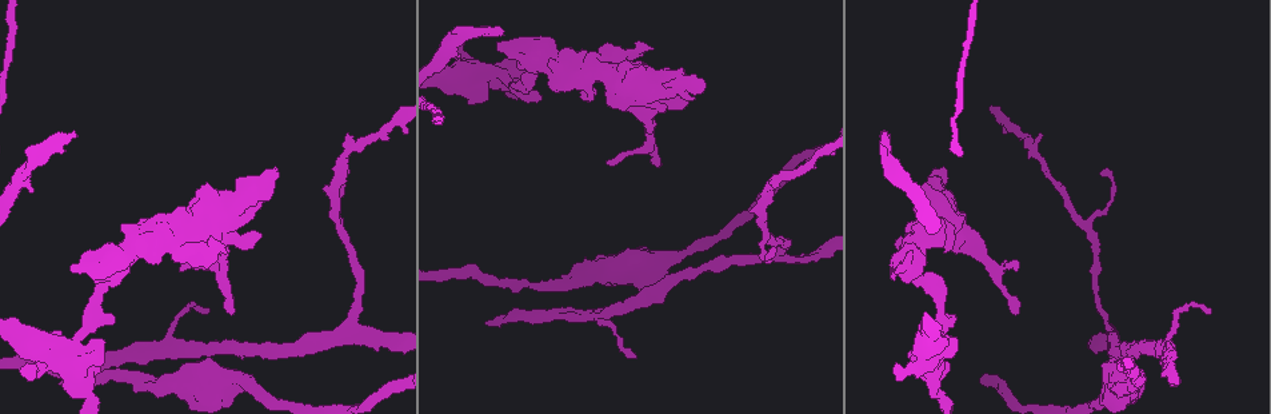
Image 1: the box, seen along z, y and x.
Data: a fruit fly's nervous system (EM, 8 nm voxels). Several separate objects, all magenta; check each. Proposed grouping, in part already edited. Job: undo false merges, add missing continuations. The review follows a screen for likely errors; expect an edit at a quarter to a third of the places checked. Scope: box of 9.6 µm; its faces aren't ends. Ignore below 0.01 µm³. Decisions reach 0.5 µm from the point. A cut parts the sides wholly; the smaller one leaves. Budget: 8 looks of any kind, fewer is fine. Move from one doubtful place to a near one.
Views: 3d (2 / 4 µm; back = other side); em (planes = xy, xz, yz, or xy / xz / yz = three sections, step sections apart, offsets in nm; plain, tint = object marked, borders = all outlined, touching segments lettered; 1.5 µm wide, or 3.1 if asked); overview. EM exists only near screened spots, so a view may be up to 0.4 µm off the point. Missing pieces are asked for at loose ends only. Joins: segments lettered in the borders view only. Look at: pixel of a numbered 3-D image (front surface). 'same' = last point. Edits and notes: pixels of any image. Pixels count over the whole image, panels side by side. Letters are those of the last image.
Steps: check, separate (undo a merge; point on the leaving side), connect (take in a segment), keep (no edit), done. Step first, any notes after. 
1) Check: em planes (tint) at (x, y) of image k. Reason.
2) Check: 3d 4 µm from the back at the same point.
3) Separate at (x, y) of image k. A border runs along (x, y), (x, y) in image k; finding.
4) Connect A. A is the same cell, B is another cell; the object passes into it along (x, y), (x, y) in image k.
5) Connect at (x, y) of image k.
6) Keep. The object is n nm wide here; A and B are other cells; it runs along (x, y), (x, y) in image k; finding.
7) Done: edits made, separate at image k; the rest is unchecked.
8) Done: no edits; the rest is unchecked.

Check: 3d 2 µm at (24, 365) of image 1. Branch stops here.

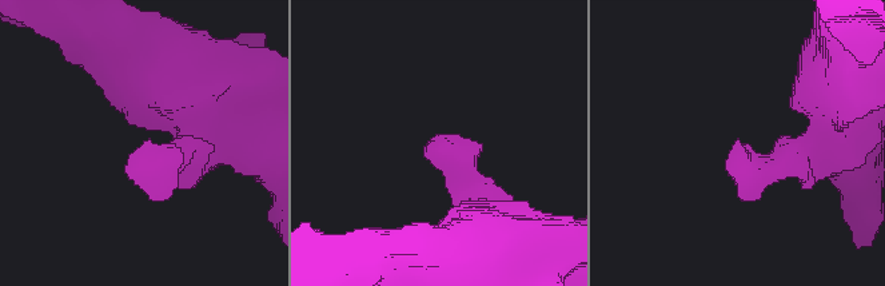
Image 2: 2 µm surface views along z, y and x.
Check: em yz step 8 (borders) at (143, 142) of image 2.

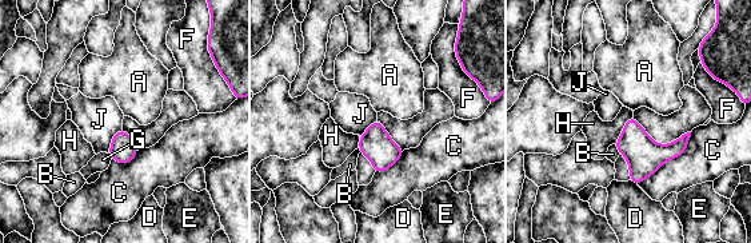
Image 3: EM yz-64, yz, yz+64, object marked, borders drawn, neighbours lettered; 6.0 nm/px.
Keep. The longest contact is with C, 460 nm; A, B, C, D, E, F, G, H and J are other cells; a border runs along (122, 128), (115, 134), (108, 152) in image 3; none of them fits.

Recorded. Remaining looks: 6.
Check: em yz step 8 (tint) at (629, 54) of image 1. Abrupt turn.

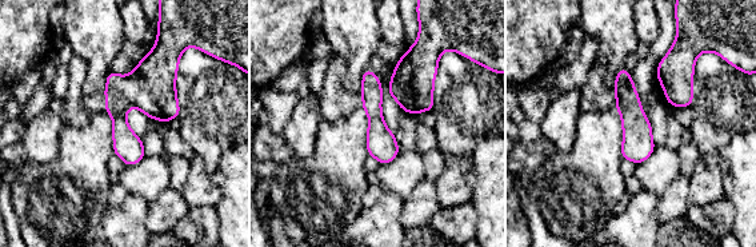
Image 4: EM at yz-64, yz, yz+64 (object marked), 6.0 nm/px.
Check: em yz step 8 (borders) at the same point. What lies round it.

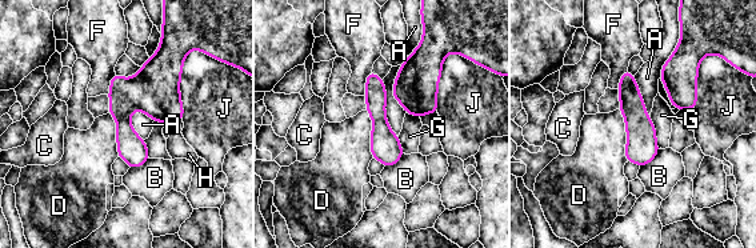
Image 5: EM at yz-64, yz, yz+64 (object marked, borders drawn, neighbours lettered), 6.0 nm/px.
Keep. The object is 180 nm wide here; A, B, C, D, F, G, H and J are other cells; it runs along (627, 74), (643, 162) in image 5; all the same cell.

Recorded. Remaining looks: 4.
Check: em planes (tint) at (501, 31) of image 1. End of a long branch.

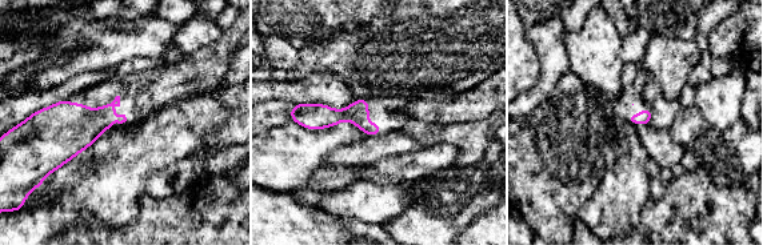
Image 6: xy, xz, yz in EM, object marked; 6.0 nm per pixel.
Check: em planes (borders) at the same point. What lies round it.

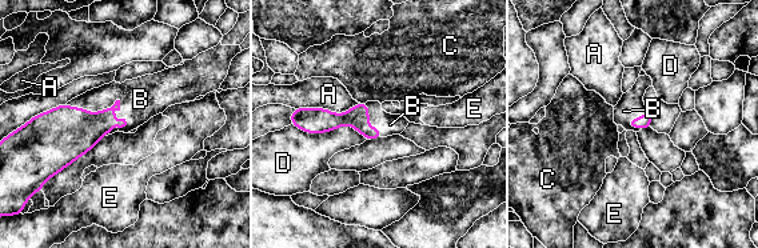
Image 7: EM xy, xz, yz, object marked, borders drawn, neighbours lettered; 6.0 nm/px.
Connect B. The longest contact is with D, 460 nm; B is the same cell, A, C, D and E are other cells; the object passes into it along (76, 130), (111, 107), (140, 99) in image 7; the cell continues.

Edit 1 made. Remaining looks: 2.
Done: edits made, connect at image 7; the rest is unchecked.

